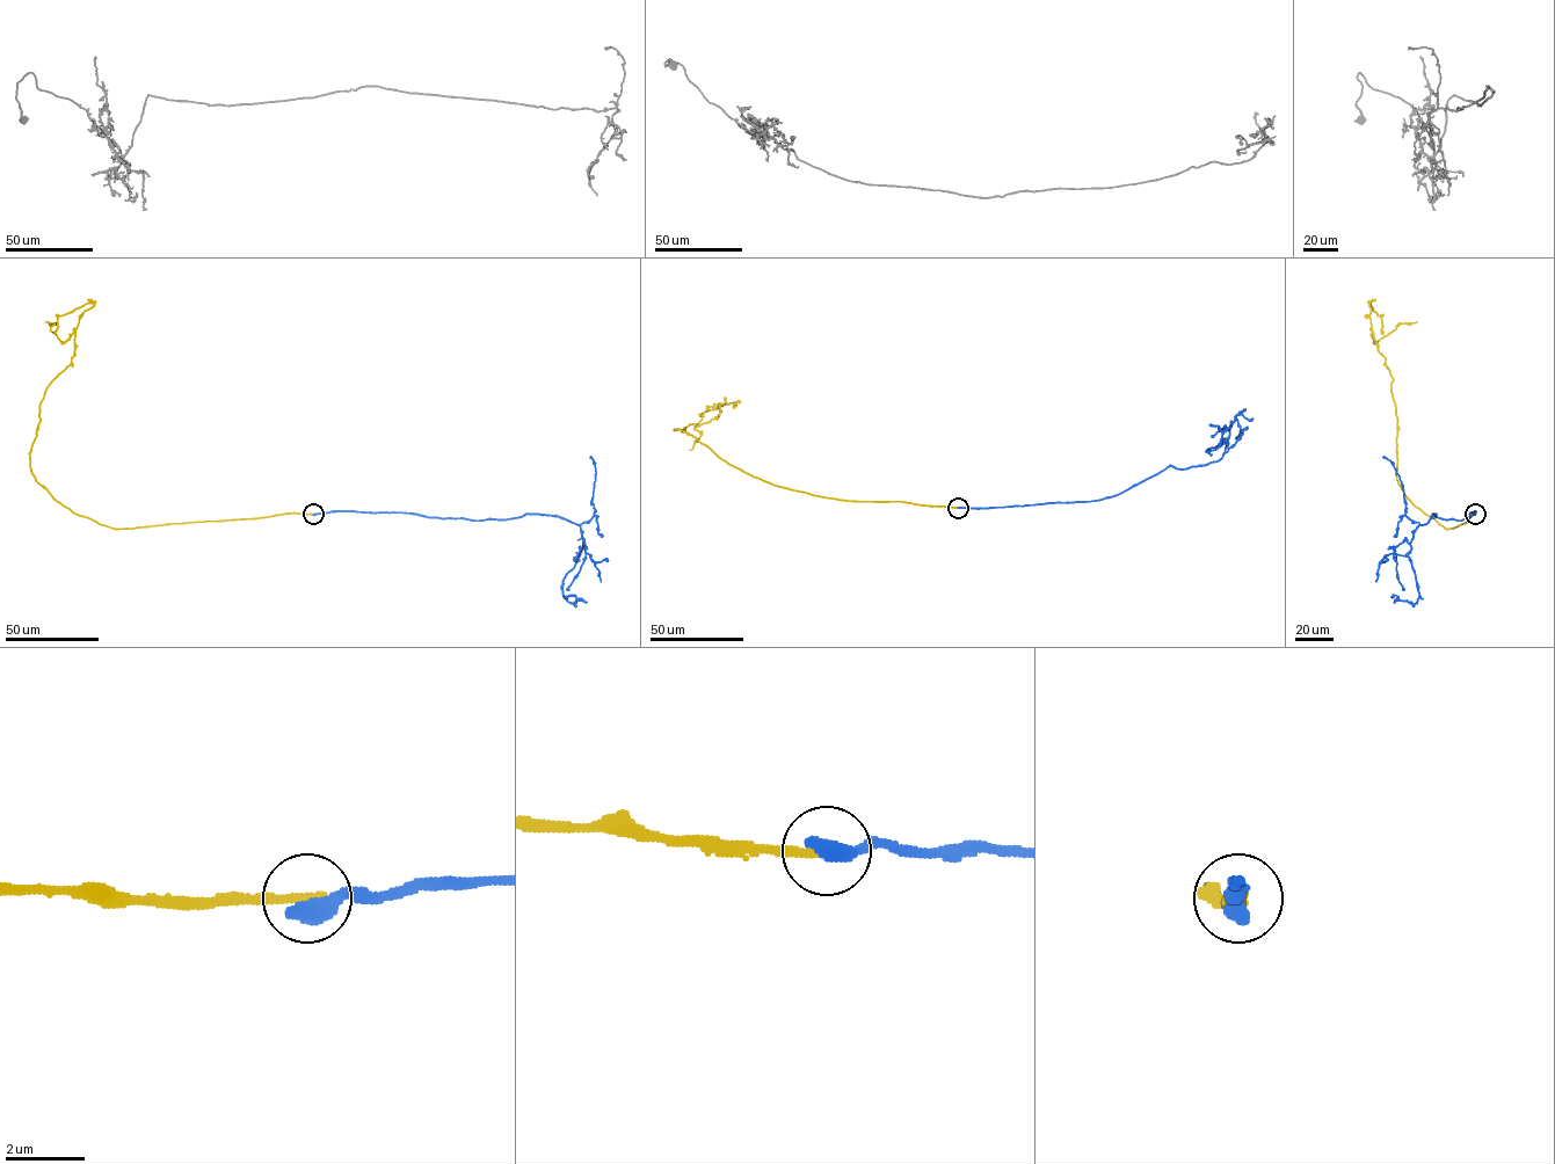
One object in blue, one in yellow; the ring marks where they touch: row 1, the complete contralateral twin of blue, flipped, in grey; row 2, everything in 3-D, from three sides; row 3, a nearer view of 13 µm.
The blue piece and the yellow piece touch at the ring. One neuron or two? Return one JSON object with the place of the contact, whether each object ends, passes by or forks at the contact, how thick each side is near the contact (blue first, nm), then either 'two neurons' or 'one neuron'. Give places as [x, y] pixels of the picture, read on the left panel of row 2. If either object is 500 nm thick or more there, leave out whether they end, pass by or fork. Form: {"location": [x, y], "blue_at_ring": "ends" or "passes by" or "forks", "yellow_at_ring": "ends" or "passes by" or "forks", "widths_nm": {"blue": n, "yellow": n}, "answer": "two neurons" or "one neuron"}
{"location": [313, 514], "blue_at_ring": "ends", "yellow_at_ring": "ends", "widths_nm": {"blue": 480, "yellow": 240}, "answer": "two neurons"}

